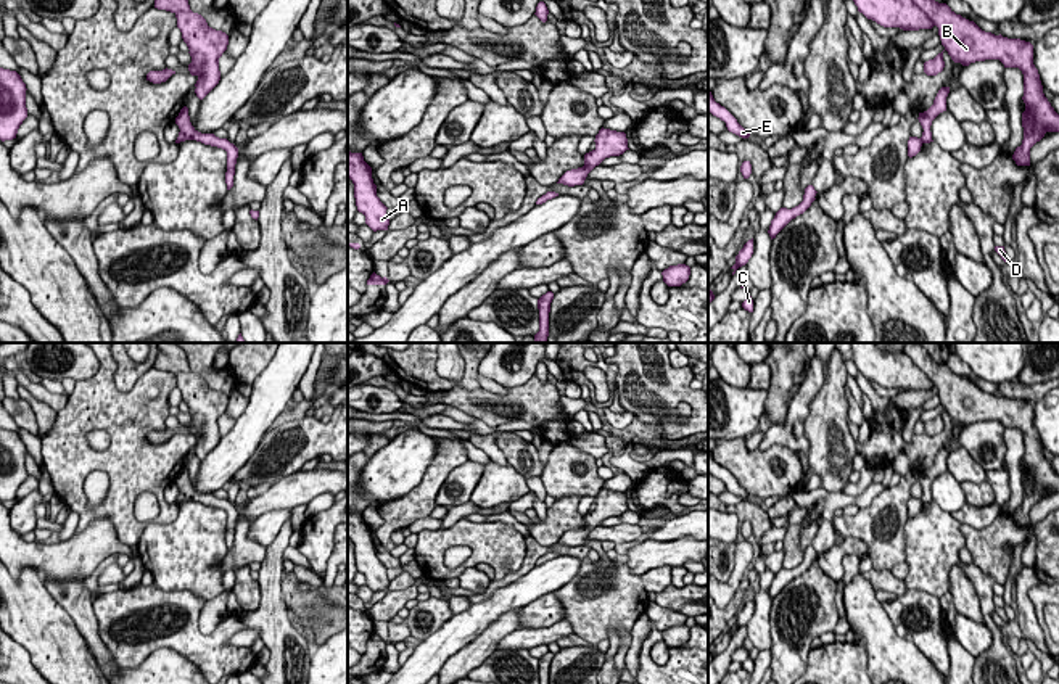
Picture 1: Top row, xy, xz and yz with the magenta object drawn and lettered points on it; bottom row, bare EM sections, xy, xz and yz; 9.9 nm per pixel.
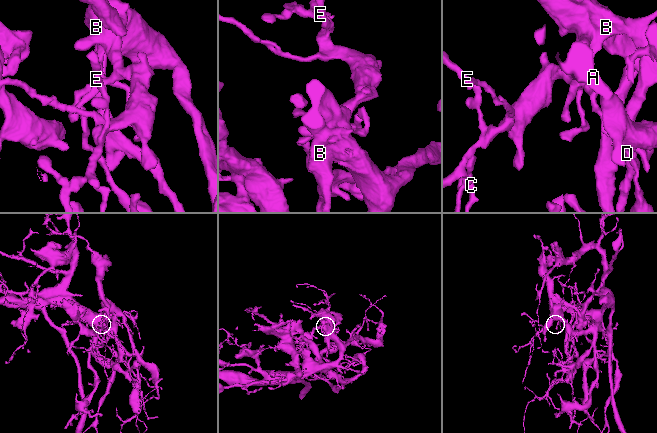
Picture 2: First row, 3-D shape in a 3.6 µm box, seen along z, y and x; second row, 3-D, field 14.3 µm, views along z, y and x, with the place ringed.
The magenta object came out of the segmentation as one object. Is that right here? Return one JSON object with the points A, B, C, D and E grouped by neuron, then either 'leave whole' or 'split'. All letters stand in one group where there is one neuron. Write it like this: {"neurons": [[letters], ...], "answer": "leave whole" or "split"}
{"neurons": [["A", "C", "D", "E"], ["B"]], "answer": "split"}

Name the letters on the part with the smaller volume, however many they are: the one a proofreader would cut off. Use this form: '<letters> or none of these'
B

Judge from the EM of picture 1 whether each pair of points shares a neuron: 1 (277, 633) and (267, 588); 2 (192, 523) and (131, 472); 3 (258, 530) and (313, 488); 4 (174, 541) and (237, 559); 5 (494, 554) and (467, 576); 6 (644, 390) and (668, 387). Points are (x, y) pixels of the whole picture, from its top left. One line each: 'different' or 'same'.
1: same
2: different
3: different
4: different
5: different
6: same

